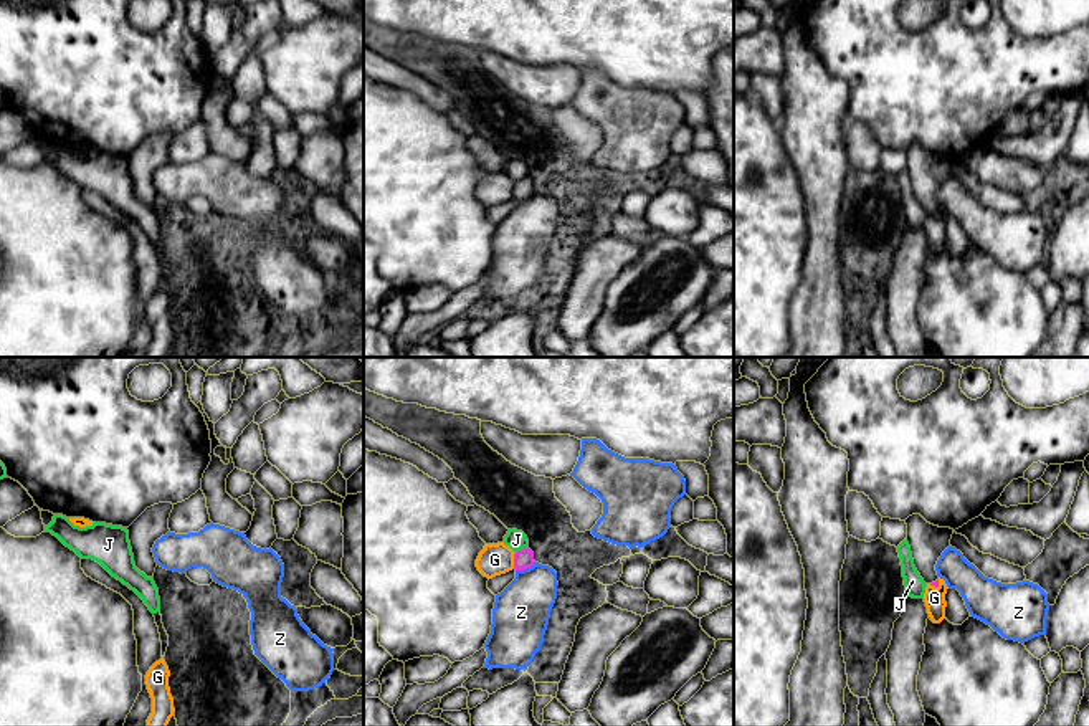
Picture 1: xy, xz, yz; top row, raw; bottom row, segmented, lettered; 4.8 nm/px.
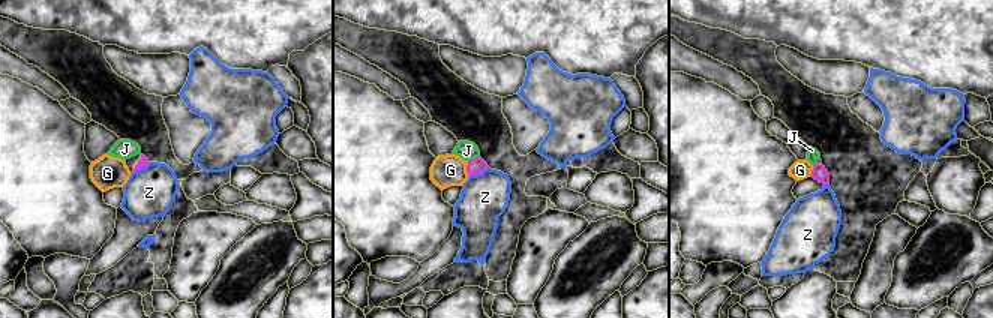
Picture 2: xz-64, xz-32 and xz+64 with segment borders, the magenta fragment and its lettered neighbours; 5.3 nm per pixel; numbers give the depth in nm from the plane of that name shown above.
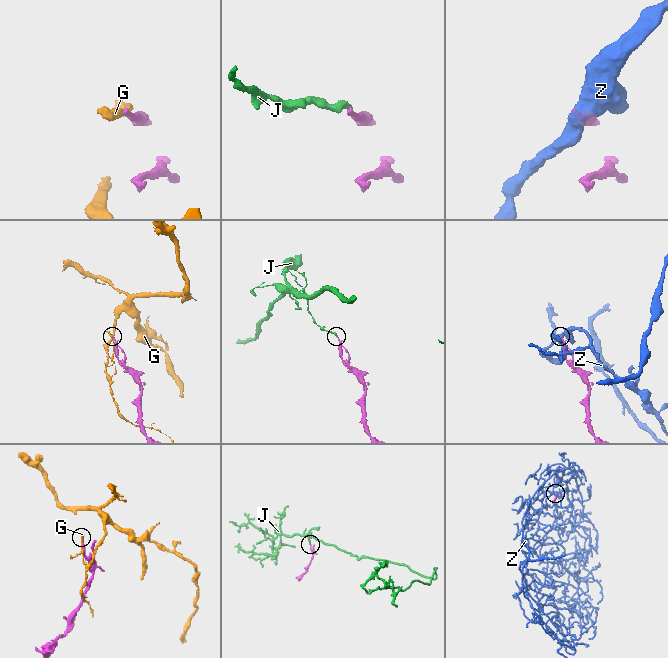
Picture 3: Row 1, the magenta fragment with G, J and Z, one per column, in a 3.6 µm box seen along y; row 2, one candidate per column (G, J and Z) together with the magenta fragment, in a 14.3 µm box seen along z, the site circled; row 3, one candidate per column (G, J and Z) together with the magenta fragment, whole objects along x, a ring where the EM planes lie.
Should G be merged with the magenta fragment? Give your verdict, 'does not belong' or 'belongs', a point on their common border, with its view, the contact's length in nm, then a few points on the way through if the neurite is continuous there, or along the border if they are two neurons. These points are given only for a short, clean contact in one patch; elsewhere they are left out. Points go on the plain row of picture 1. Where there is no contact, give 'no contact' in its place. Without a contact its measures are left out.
does not belong; contact xz (514, 191); length 80 nm

